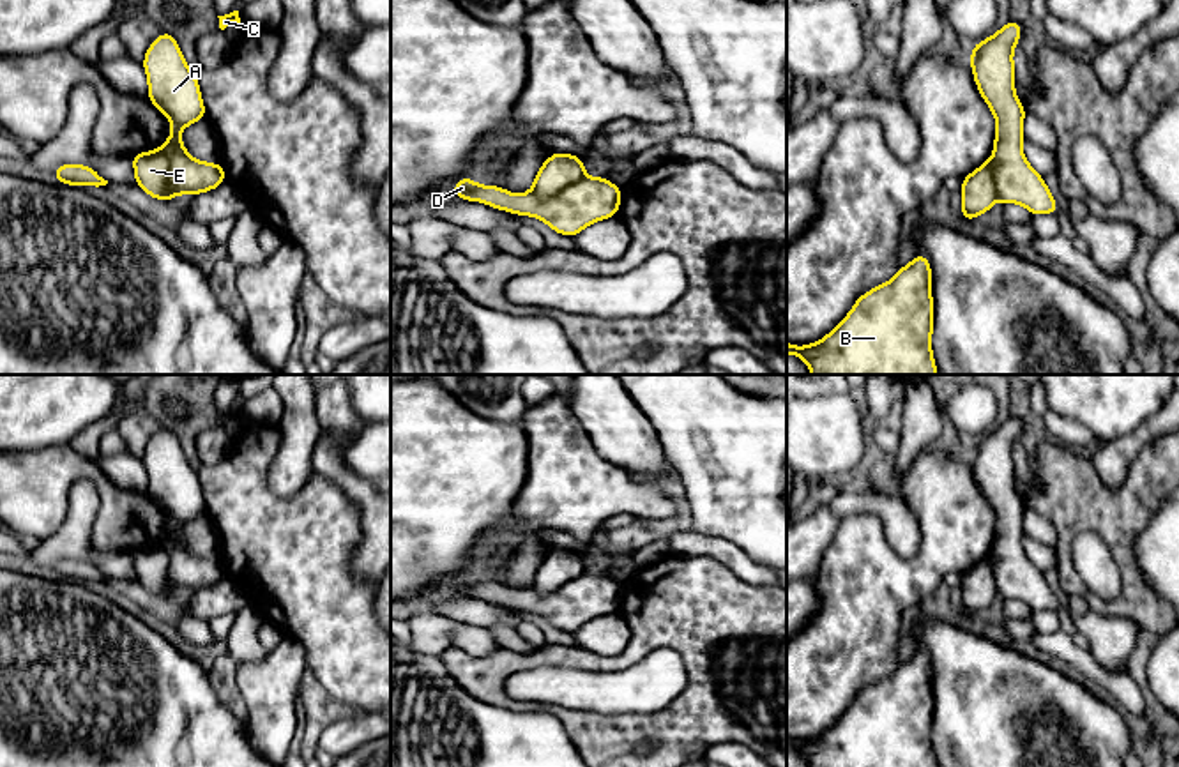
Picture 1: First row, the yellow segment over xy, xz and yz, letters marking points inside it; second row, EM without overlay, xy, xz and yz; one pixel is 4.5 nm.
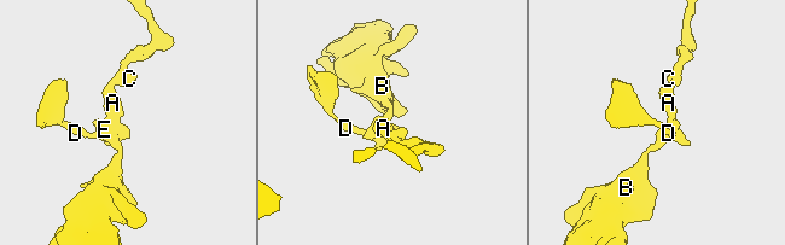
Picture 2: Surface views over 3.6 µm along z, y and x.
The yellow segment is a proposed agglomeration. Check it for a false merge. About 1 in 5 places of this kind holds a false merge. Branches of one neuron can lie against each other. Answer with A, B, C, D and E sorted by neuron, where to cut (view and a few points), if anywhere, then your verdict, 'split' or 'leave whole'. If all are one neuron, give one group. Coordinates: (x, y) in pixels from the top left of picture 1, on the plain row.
A C D / B E; cut in xz along (584, 571), (548, 592), (536, 594), (531, 589); split

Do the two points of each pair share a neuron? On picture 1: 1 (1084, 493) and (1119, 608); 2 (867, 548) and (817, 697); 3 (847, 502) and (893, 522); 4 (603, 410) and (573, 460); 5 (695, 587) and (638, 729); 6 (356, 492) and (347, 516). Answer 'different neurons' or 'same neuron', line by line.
1: same neuron
2: same neuron
3: same neuron
4: different neurons
5: same neuron
6: different neurons

